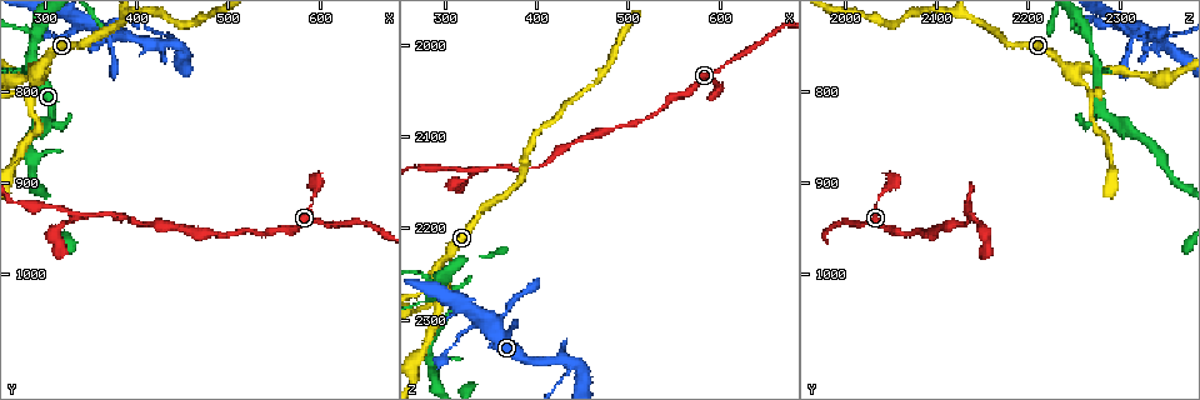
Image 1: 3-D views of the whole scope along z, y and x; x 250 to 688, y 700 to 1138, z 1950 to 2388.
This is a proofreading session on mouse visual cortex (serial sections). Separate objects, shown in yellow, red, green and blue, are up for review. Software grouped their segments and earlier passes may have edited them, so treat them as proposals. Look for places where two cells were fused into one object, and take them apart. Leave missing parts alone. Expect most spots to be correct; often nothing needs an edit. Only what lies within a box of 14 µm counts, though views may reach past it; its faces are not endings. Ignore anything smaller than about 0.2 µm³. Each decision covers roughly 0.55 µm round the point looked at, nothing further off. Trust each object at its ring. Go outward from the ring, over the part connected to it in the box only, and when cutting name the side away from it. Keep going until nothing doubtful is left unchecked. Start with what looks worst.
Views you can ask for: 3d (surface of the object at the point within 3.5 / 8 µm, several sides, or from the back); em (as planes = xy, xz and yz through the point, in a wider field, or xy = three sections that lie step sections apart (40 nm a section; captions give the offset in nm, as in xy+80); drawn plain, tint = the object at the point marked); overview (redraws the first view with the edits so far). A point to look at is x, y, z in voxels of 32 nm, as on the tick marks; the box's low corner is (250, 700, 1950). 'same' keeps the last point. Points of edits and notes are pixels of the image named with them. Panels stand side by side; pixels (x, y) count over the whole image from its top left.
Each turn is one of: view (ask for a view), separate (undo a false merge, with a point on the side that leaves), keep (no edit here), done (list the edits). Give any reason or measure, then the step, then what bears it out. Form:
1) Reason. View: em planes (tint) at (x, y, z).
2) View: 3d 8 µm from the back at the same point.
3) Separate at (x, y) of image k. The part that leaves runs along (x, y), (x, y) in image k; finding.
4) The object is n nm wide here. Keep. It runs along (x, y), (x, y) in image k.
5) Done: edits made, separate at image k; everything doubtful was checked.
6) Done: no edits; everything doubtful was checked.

Two arms in line, one across. View: 3d 3.5 µm at (290, 785, 2250).

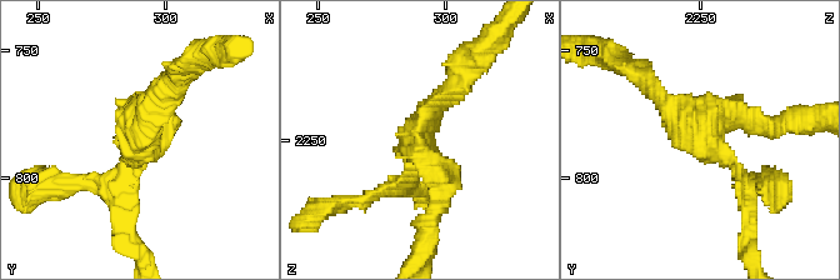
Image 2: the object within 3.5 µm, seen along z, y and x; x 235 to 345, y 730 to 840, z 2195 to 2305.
3 arms meet here; the arms are 150, 200, 300 nm wide; shape alone is not enough. View: em xy step 3 (tint) at (289, 780, 2252).

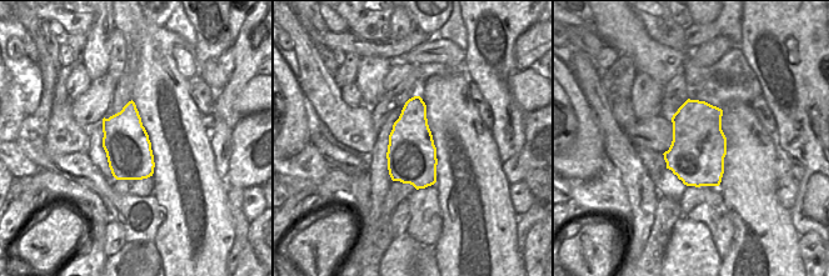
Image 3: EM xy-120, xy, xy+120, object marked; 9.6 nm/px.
Keep. Continuous, no second cell.

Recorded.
Three-way junction. View: 3d 3.5 µm at (285, 805, 2265).

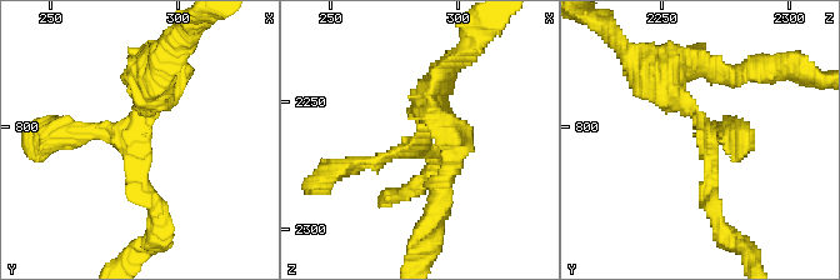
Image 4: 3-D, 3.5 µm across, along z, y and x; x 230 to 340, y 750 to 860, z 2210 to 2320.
3 arms meet here; the arms are 150, 250, 400 nm wide; need the tissue. View: em xy step 2 (tint) at (282, 802, 2266).

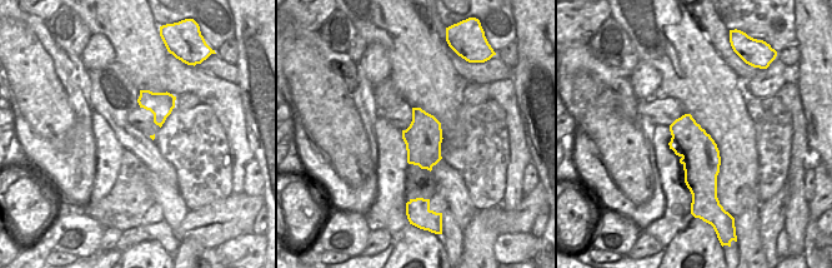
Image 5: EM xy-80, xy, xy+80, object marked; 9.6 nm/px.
Keep. It runs along (656, 76), (701, 119), (714, 210) in image 4; all the same cell.

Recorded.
Arms part here. View: 3d 3.5 µm at (335, 930, 2135).

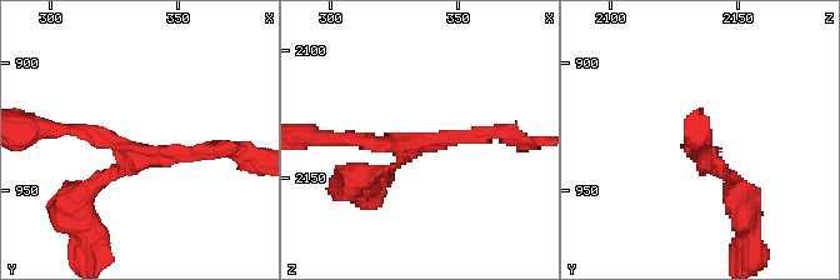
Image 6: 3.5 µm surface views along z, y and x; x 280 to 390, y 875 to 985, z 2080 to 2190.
View: em xy step 3 (tint) at (337, 934, 2135).

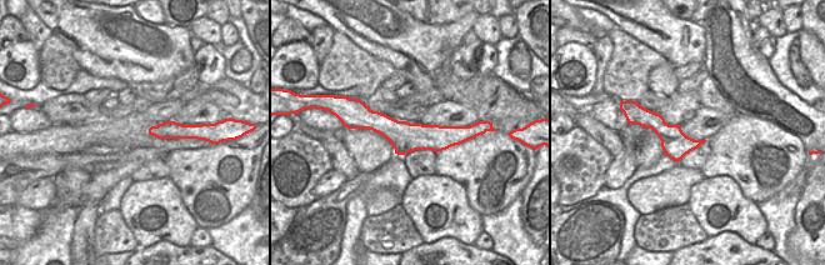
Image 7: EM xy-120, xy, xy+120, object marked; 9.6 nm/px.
The object is 280 nm wide here. Keep. It runs along (231, 151), (143, 151), (81, 194) in image 6; continuous, no second cell.

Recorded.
Done: no edits; everything doubtful was checked.

